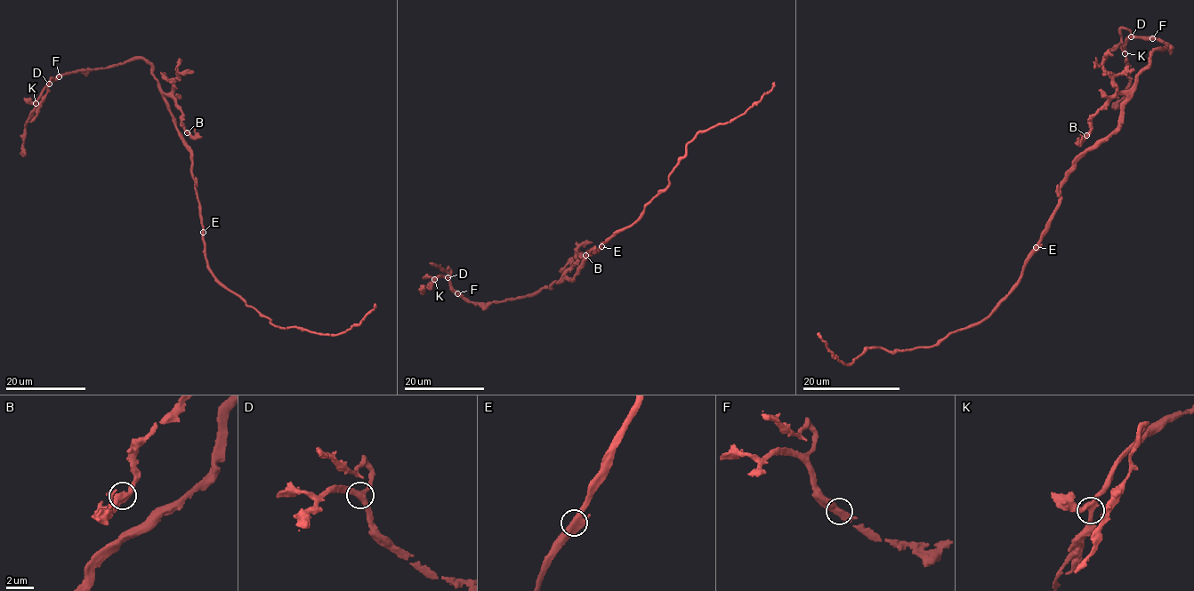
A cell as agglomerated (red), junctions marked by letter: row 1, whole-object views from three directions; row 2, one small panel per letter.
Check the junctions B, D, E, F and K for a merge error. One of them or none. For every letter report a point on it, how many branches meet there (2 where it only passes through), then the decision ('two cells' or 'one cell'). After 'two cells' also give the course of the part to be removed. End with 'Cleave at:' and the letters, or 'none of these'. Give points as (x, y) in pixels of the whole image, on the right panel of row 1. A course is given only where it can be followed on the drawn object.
B: at (1086, 135); 3 branches meet; one cell
D: at (1131, 36); 3 branches meet; one cell
E: at (1036, 247); 3 branches meet; one cell
F: at (1152, 38); 3 branches meet; one cell
K: at (1125, 53); 3 branches meet; one cell
Cleave at: none of these

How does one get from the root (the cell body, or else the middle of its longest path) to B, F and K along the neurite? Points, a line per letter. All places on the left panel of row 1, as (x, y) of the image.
B: (195, 189), (191, 155), (176, 128), (165, 95), (173, 98), (179, 106), (181, 126), (187, 132)
F: (195, 189), (191, 155), (149, 64), (140, 58), (60, 75)
K: (195, 189), (190, 153), (151, 67), (142, 59), (60, 75), (49, 83), (36, 103)

